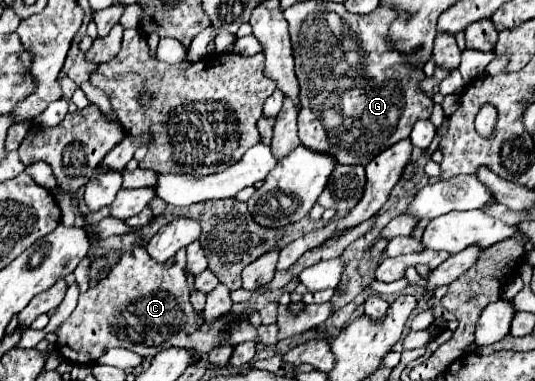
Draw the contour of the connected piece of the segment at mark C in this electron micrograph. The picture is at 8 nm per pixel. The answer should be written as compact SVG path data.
M142 247L126 251L120 263L108 273L108 277L104 277L102 281L98 281L96 287L90 287L86 293L80 295L72 315L56 331L56 345L60 355L68 361L84 365L94 363L112 347L124 347L142 357L152 357L156 353L156 347L172 345L194 347L200 353L208 353L222 341L220 335L226 335L226 339L234 345L258 337L264 345L278 343L276 323L258 327L244 319L236 323L236 319L232 319L236 317L234 311L226 313L216 323L204 323L202 327L198 327L200 315L188 301L188 285L182 265L186 265L186 247L182 247L172 259L164 263L154 261Z

